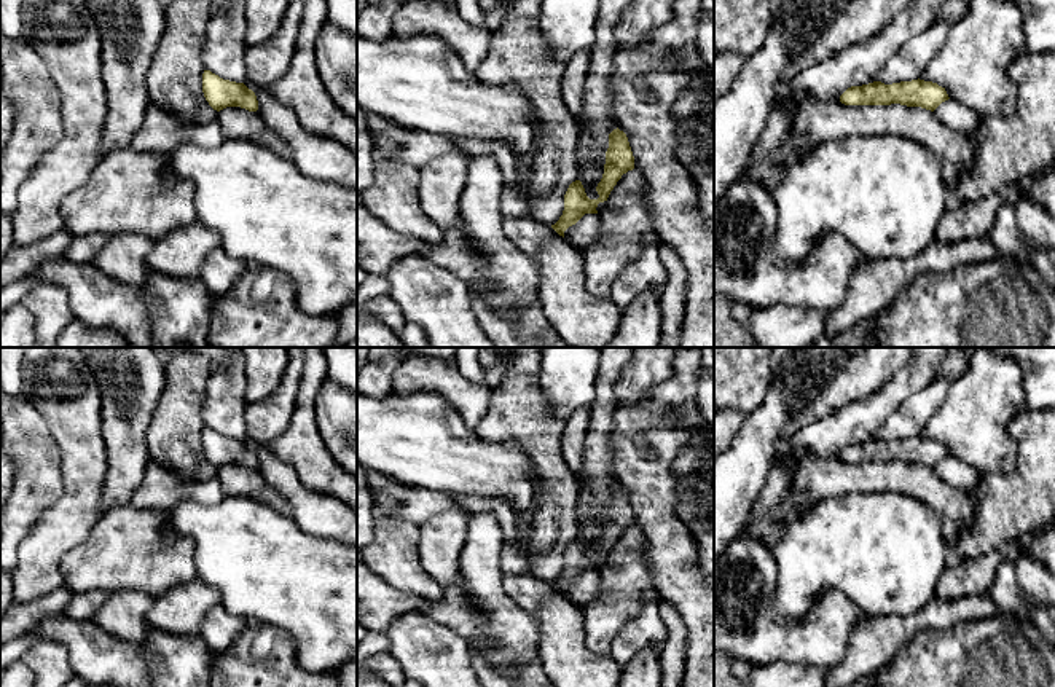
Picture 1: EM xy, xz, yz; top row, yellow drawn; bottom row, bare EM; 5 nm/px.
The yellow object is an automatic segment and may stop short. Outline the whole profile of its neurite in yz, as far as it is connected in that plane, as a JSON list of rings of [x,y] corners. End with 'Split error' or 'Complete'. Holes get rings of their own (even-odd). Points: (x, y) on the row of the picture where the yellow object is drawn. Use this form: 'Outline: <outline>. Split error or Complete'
Outline: [[[920,78],[892,84],[873,81],[862,86],[851,86],[840,96],[840,102],[845,105],[900,104],[907,107],[921,107],[931,112],[948,99],[945,88]]]. Complete

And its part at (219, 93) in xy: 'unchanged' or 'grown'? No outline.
unchanged

